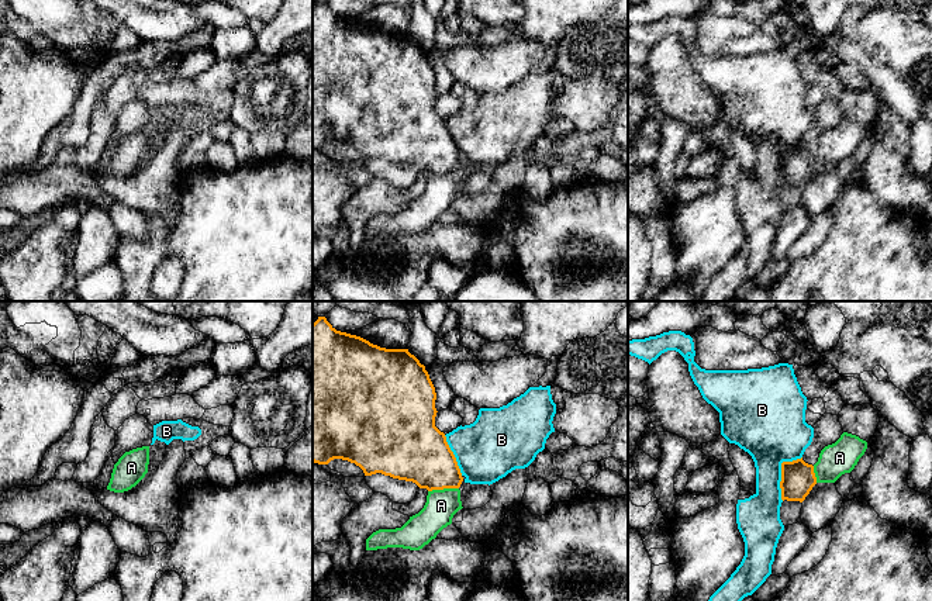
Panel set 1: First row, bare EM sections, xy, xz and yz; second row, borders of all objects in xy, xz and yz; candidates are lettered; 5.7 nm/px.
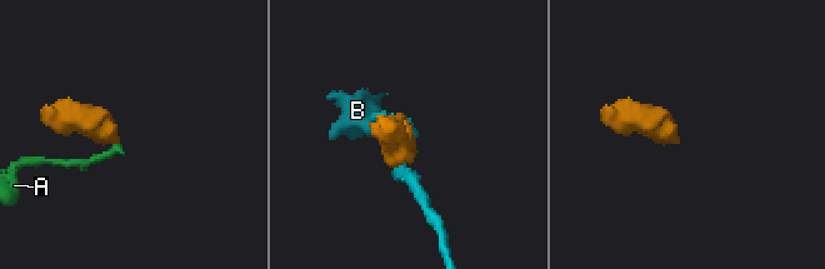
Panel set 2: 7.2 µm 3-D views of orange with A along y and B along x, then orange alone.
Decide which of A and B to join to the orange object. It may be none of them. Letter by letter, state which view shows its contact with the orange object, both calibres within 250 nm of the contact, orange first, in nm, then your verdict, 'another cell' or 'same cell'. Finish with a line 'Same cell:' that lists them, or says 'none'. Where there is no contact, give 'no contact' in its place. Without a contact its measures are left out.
A: meets orange in xz; 340 nm thick on the orange side, 180 nm on the other; another cell
B: meets orange in yz; 190 nm thick on the orange side, 380 nm on the other; another cell
Same cell: none

